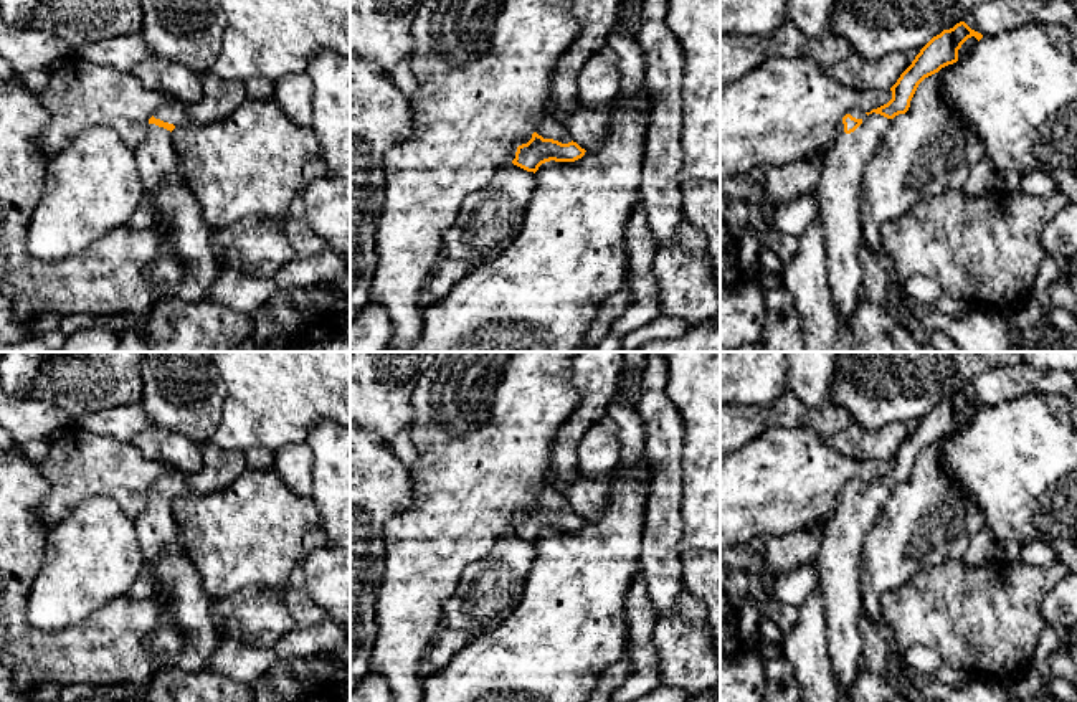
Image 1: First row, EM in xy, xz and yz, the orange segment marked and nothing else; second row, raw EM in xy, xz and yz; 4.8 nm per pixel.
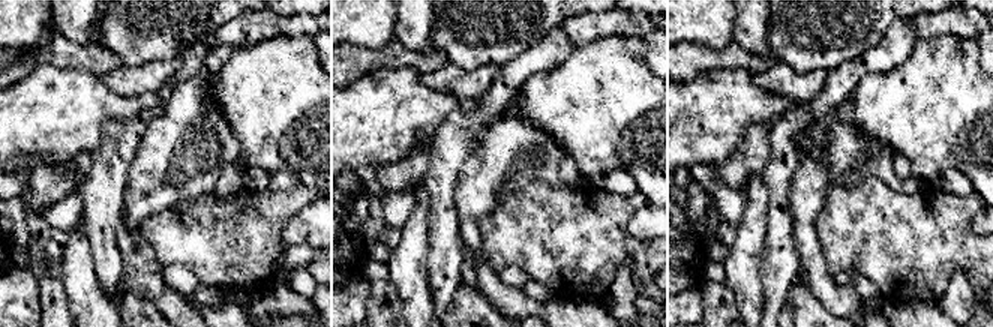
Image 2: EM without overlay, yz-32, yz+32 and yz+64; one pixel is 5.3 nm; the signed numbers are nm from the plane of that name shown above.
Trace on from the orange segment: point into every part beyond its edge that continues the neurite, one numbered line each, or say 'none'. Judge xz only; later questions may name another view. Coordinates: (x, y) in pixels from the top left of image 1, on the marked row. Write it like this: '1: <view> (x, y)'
1: xz (547, 126)

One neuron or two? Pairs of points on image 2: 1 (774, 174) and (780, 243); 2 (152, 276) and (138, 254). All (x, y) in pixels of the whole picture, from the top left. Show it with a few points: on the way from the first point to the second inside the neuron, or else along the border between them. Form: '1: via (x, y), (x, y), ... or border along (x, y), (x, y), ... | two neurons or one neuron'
1: via (776, 191), (774, 207), (779, 212), (780, 227) | one neuron
2: via (146, 270), (140, 260) | one neuron

